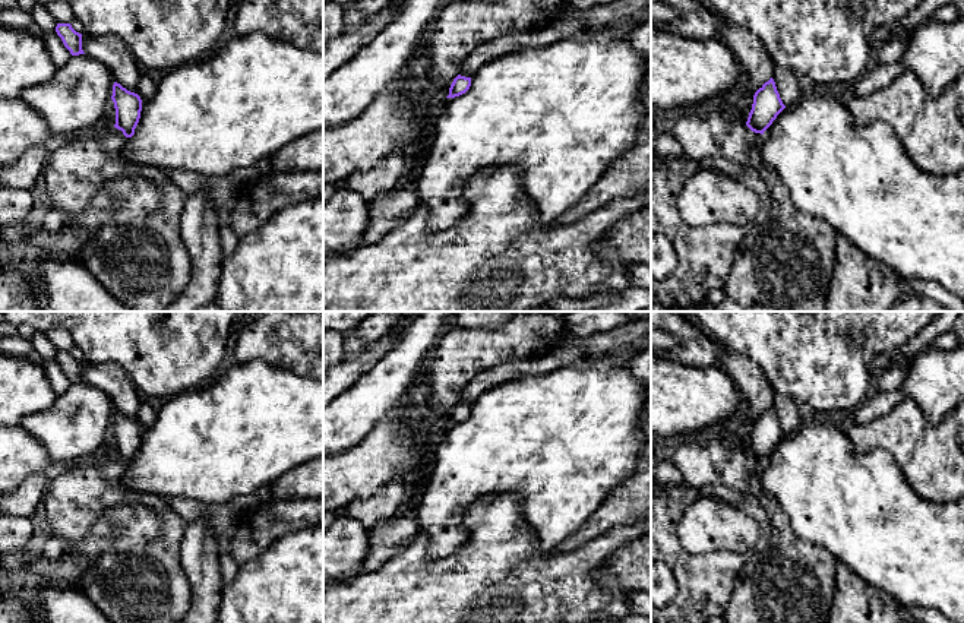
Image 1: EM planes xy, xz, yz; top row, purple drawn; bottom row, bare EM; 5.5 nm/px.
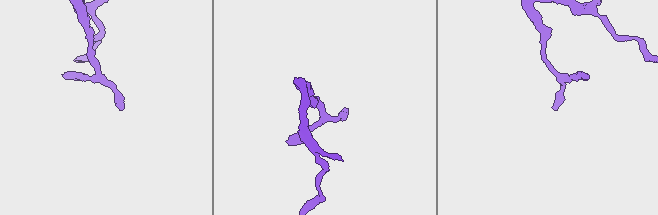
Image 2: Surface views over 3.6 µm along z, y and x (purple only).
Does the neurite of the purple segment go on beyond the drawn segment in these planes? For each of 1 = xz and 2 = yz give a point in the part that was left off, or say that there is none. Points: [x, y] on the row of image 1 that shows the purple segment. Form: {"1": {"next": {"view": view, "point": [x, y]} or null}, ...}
{"1": {"next": null}, "2": {"next": null}}

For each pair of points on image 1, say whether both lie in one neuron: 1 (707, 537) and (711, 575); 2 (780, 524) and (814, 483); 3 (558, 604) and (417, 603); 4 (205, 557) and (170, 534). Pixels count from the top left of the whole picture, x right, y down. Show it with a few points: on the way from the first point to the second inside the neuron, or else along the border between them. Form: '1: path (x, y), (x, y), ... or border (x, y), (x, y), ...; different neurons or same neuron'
1: border (716, 550), (745, 553), (748, 556); different neurons
2: border (762, 490), (776, 500), (790, 528), (808, 541); different neurons
3: path (522, 603), (452, 603); same neuron
4: border (187, 524), (180, 546), (180, 566), (185, 575); different neurons

